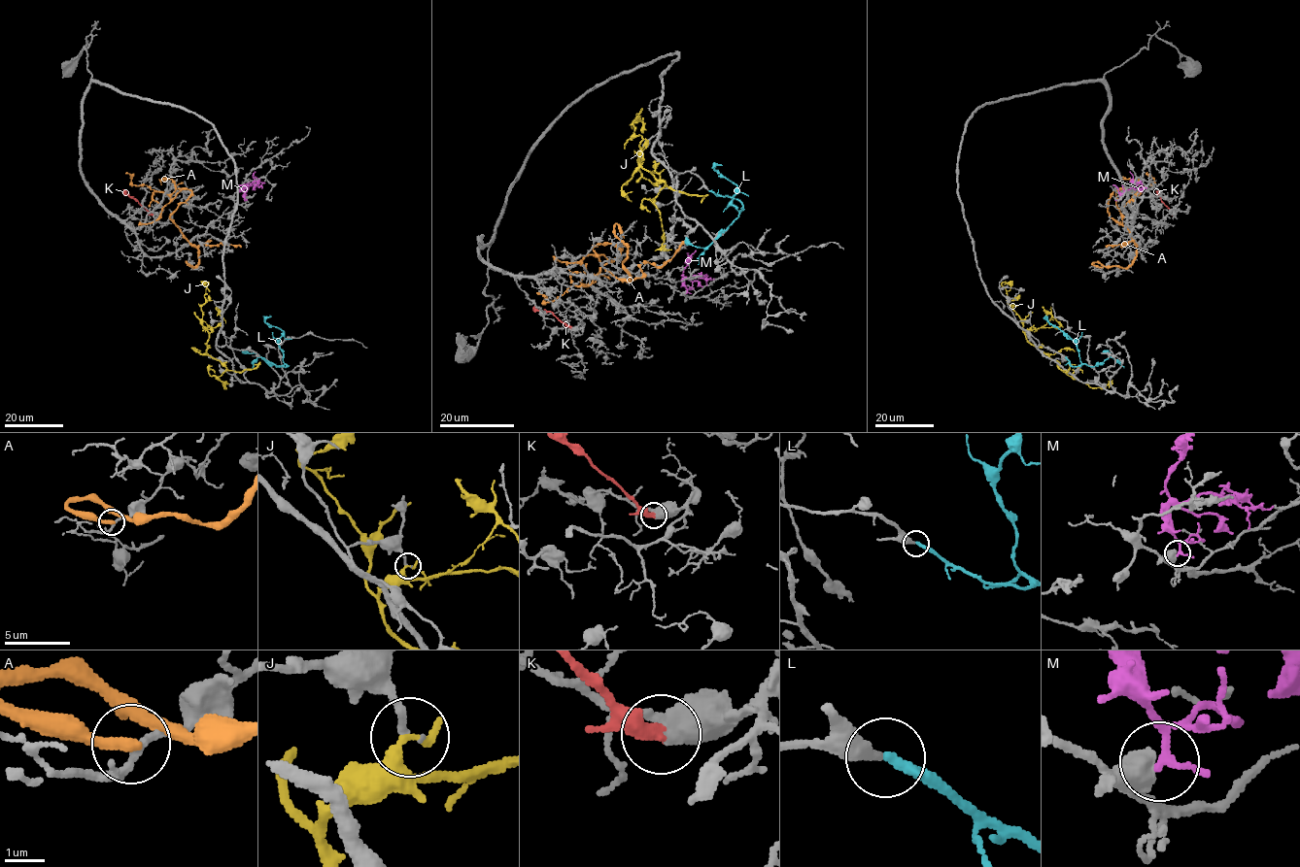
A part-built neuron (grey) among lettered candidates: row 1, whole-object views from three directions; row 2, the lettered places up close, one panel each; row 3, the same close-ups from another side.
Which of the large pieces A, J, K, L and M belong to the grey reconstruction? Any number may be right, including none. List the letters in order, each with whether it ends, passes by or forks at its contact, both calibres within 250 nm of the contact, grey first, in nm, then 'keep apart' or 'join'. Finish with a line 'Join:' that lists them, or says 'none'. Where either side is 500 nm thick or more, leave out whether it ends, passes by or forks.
A: it passes by; calibres 200 and 240 nm; keep apart
J: it ends; calibres 170 and 320 nm; keep apart
K: it ends; calibres 440 and 400 nm; keep apart
L: it ends; calibres 280 and 280 nm; join
M: calibres 650 and 140 nm; keep apart
Join: L

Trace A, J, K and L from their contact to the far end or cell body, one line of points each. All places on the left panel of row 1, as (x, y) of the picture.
A: (193, 267), (187, 262), (197, 266), (197, 249), (169, 216), (191, 191), (169, 195), (133, 185), (125, 173)
J: (211, 326), (206, 352), (226, 369), (218, 377), (224, 387), (218, 380)
K: (153, 215), (123, 189)
L: (260, 356), (288, 366), (279, 344), (283, 331), (265, 322), (271, 316)

